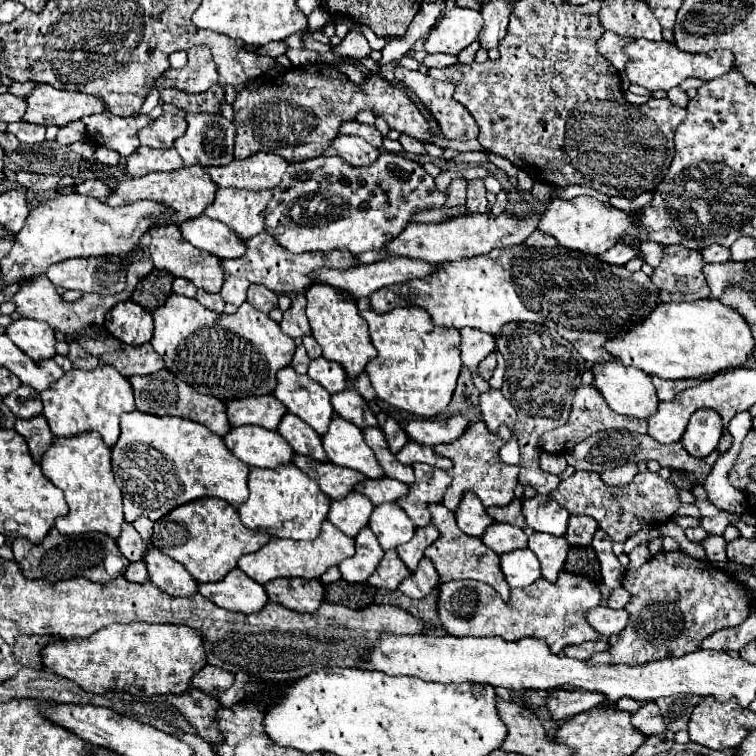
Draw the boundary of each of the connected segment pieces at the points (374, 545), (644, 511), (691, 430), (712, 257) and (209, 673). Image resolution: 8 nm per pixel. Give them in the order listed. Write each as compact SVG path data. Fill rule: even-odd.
M364 527L356 537L356 555L350 559L344 559L338 569L342 573L342 579L348 583L364 583L382 561L384 551L376 539L376 535Z
M576 471L568 479L560 481L558 489L550 493L550 497L562 505L570 515L590 515L598 521L598 527L614 541L624 543L630 535L640 531L644 525L660 525L668 521L676 509L682 505L678 499L678 487L670 481L664 481L658 473L644 471L638 473L632 483L622 487L606 485L600 479L600 473L592 471Z
M710 409L696 411L690 417L690 423L682 435L682 445L692 457L704 459L716 449L722 429L724 425L716 411L710 411Z
M716 245L704 247L702 259L704 259L704 263L726 263L726 261L730 261L730 249L716 247Z
M204 667L200 669L192 681L190 681L190 687L192 689L198 689L206 695L216 695L216 693L224 693L232 687L234 683L234 675L230 675L228 671L222 671L220 667Z

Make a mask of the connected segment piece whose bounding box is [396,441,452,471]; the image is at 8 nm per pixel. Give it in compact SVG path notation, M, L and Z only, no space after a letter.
M408 441L406 447L402 447L400 453L396 453L396 459L398 459L402 465L426 463L426 465L432 465L432 467L438 467L438 469L444 469L444 471L448 471L448 469L452 467L452 463L450 463L446 457L436 455L434 449L424 447L424 445L418 445L418 443L414 443L414 441Z

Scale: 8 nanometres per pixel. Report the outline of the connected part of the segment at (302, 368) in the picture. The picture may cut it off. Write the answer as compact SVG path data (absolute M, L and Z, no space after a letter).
M302 345L296 347L296 353L294 353L294 357L292 357L290 367L294 367L296 373L306 373L306 371L308 371L308 363L310 363L310 359L308 359L308 355L306 355L306 349L304 349Z

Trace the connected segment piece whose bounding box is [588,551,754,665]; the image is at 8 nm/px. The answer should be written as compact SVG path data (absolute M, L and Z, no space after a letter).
M660 551L658 555L648 559L640 569L628 569L626 567L622 587L630 593L630 601L624 607L630 615L628 625L624 627L624 631L620 631L618 635L608 639L610 647L606 649L606 653L598 653L598 655L588 659L588 663L592 663L592 665L598 665L598 663L644 665L644 663L660 661L660 659L666 659L666 657L682 657L686 653L696 651L698 643L702 639L706 639L708 635L712 635L714 631L740 625L750 615L752 603L754 603L748 587L738 583L736 577L720 571L712 563L696 561L682 551L676 551L676 553Z

